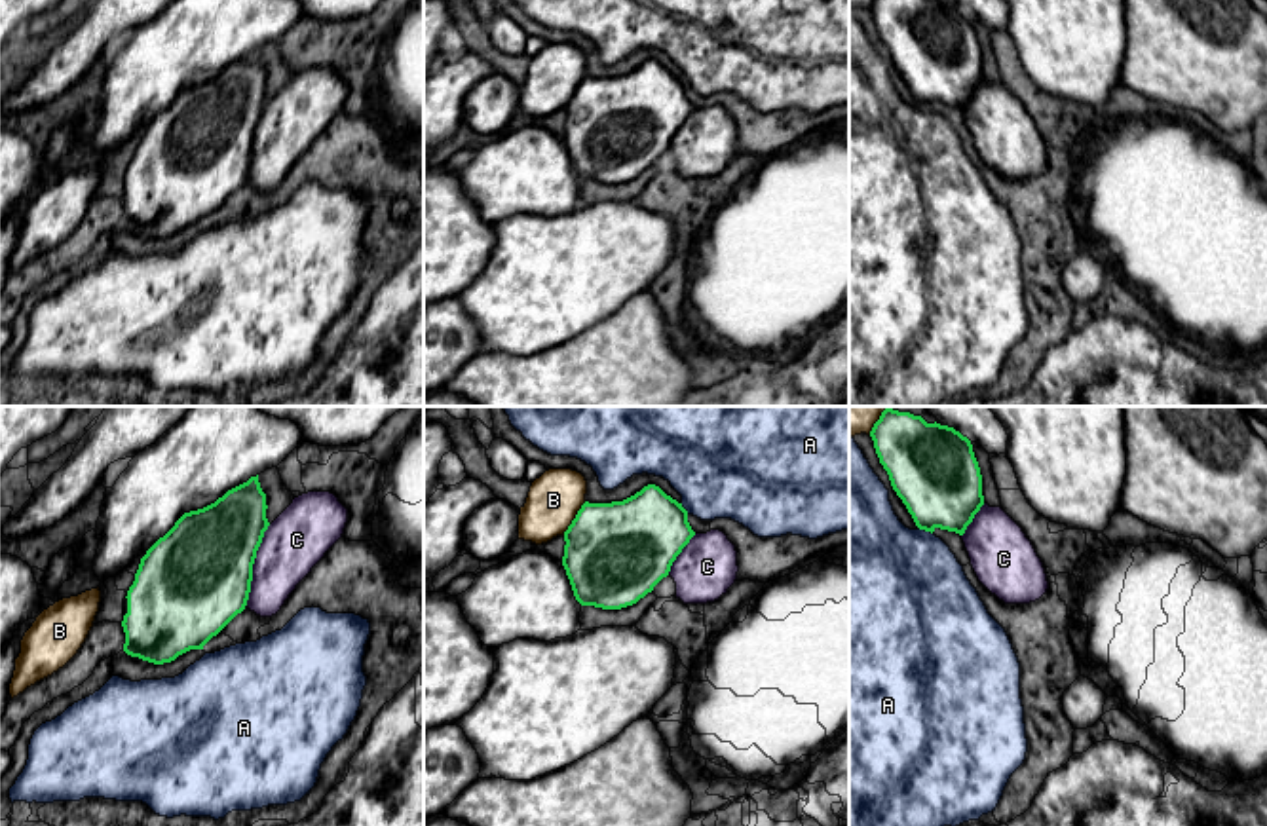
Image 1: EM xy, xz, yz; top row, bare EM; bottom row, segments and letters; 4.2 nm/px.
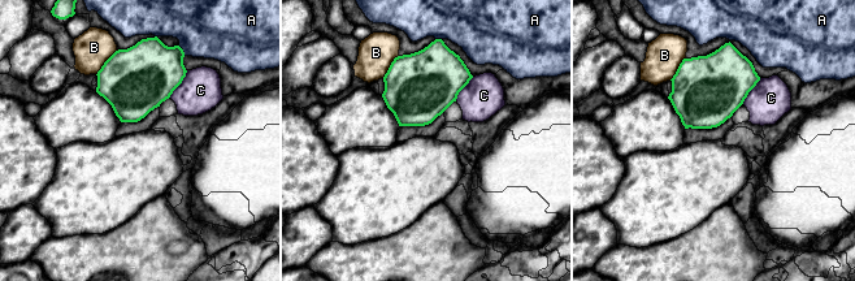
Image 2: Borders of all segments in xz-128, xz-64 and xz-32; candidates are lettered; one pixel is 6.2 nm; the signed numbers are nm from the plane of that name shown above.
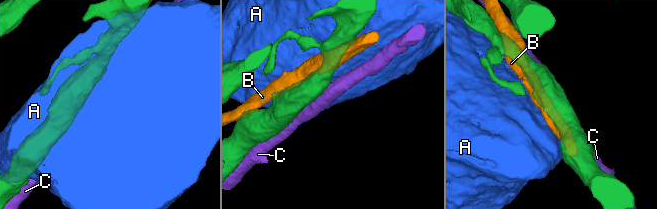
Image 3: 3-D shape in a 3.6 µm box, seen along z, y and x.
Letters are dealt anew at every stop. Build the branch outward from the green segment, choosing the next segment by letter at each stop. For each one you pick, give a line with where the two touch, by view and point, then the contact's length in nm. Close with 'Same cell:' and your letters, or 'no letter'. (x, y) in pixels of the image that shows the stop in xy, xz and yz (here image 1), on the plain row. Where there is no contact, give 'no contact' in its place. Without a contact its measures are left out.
Same cell: no letter

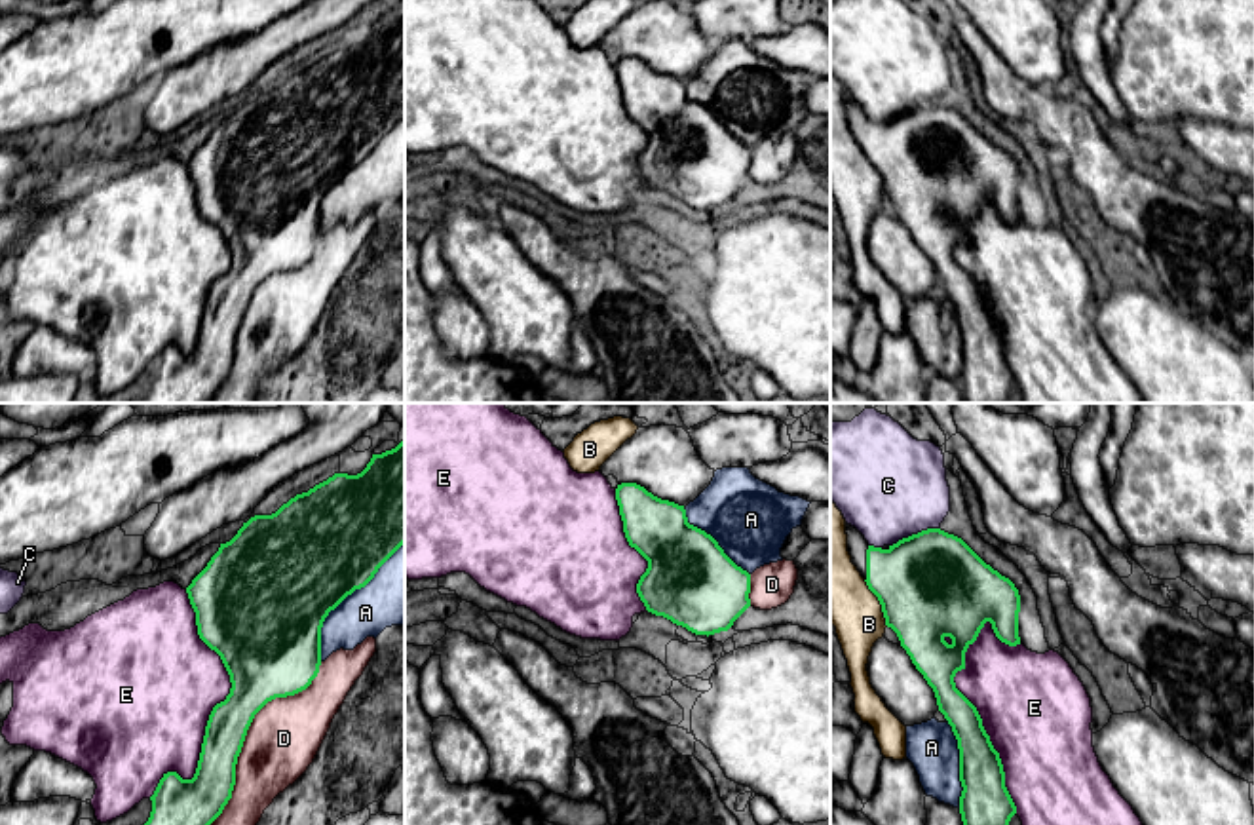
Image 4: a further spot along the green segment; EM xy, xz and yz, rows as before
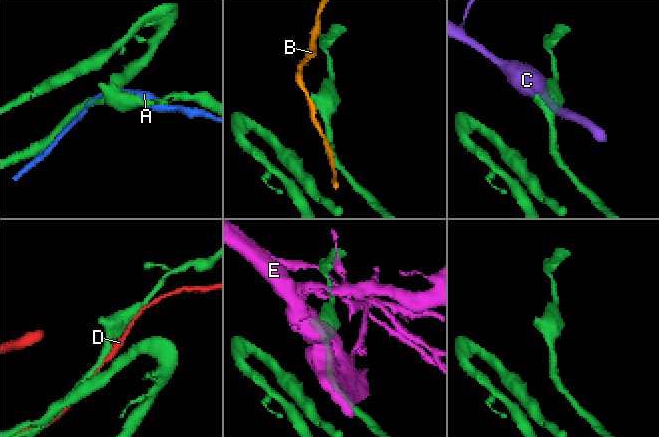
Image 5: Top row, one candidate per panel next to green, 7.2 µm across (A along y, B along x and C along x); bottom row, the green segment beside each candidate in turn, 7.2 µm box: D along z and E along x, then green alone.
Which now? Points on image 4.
E: meets green in xy at (213, 282); contact 900 nm long
Same cell: E

